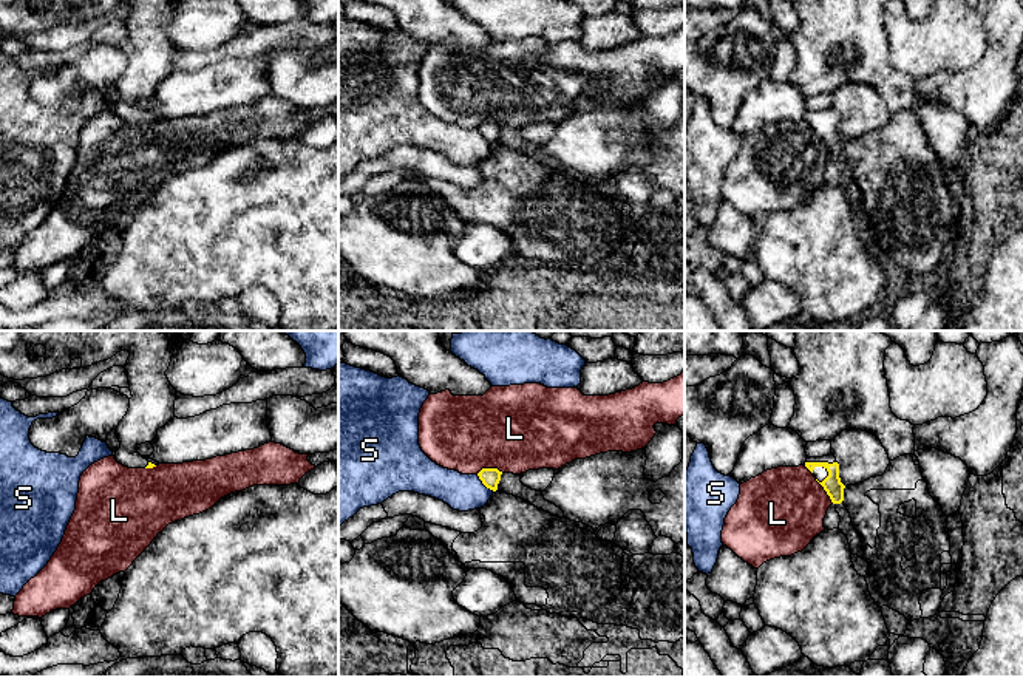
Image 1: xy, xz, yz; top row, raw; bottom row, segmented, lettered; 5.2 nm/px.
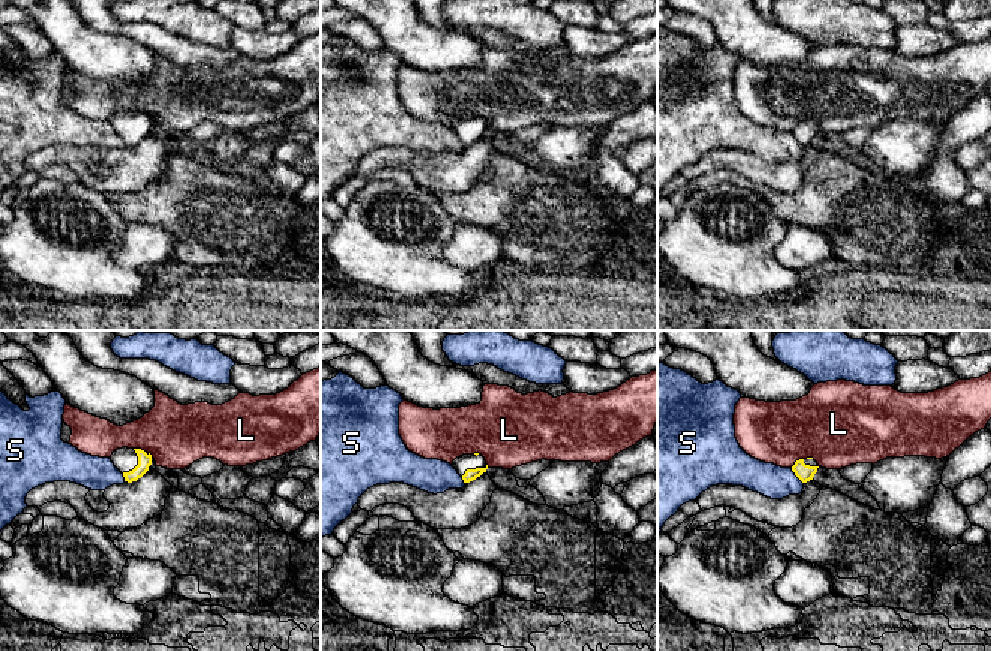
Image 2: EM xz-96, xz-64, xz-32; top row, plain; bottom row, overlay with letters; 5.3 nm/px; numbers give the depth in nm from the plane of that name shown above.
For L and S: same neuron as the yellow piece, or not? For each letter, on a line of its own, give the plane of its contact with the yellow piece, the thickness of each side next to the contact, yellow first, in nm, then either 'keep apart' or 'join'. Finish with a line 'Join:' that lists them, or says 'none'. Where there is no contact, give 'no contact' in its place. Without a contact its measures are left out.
L: xz | 100/460 nm | keep apart
S: xz | 100/190 nm | keep apart
Join: none

